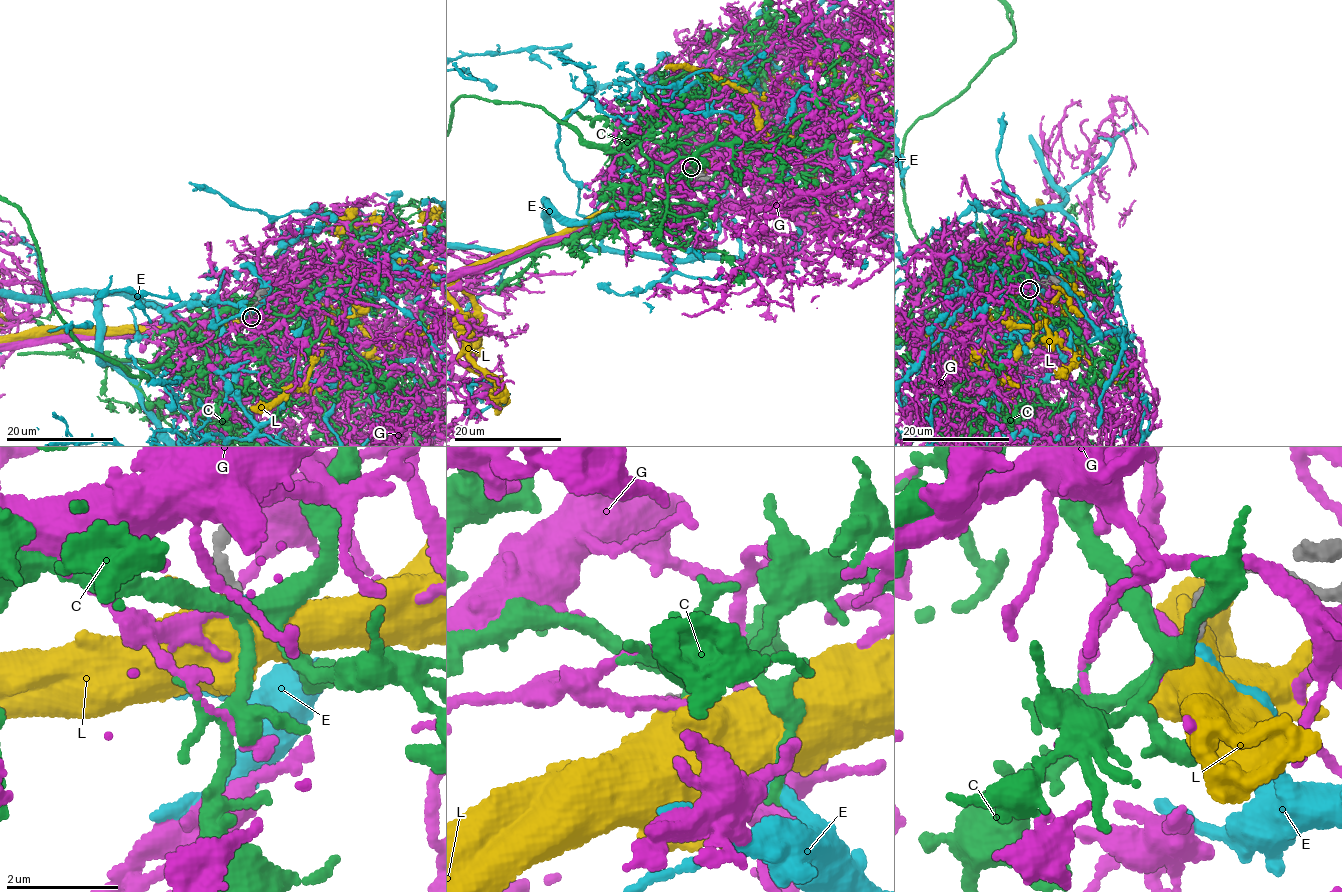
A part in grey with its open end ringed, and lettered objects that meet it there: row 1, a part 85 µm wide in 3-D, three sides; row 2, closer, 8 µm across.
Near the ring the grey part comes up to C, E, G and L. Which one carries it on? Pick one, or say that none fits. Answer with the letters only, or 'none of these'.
C

